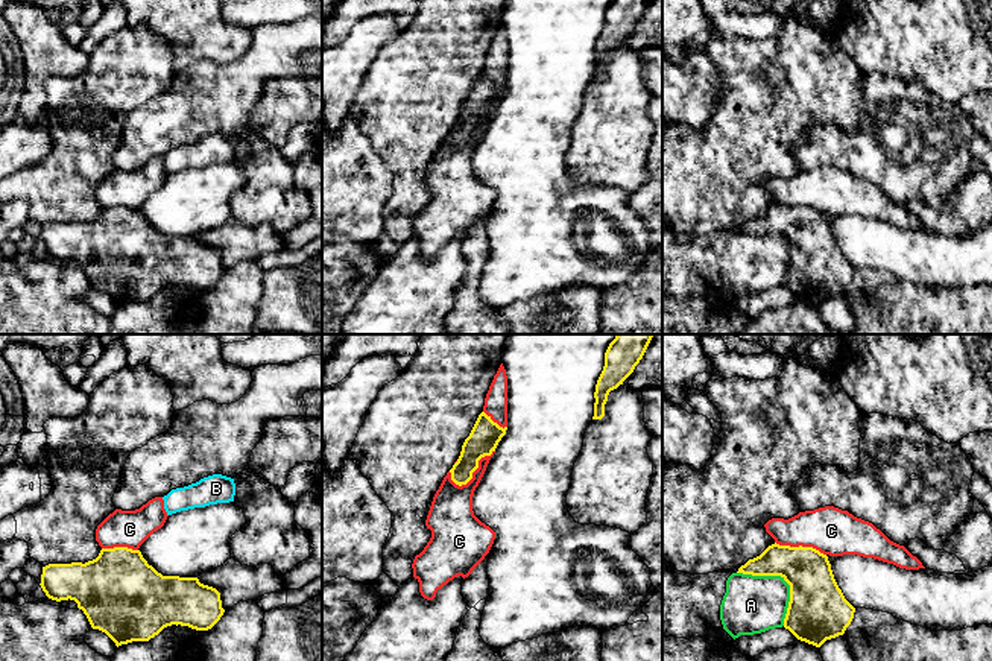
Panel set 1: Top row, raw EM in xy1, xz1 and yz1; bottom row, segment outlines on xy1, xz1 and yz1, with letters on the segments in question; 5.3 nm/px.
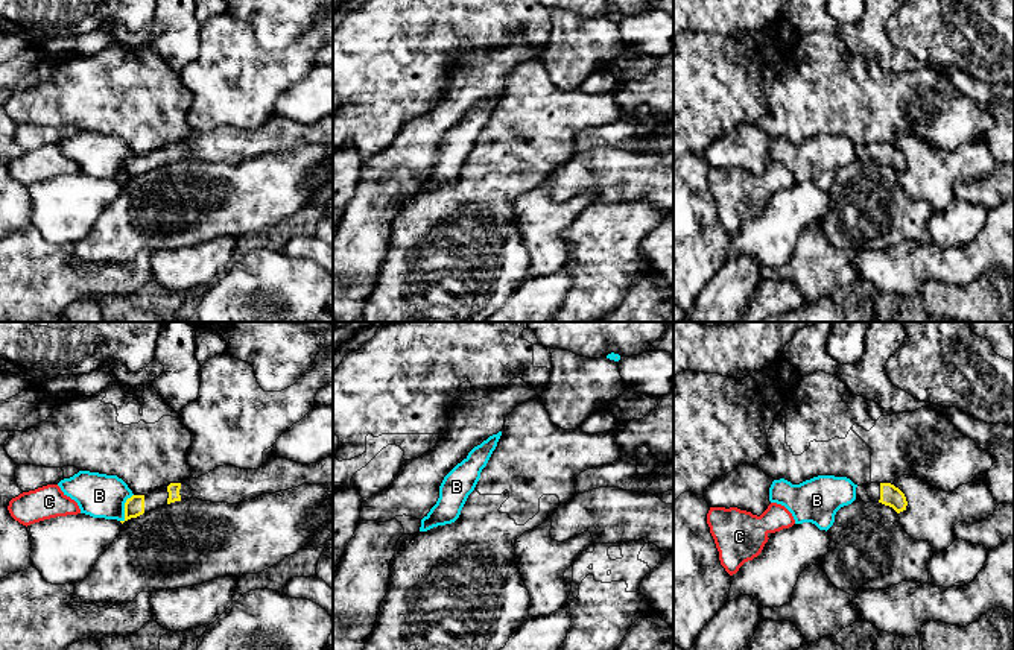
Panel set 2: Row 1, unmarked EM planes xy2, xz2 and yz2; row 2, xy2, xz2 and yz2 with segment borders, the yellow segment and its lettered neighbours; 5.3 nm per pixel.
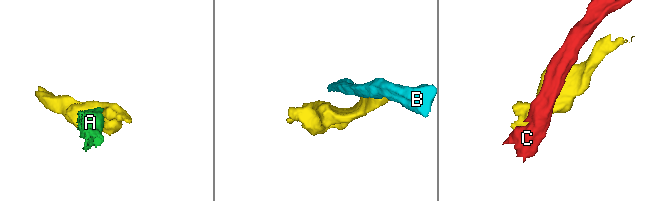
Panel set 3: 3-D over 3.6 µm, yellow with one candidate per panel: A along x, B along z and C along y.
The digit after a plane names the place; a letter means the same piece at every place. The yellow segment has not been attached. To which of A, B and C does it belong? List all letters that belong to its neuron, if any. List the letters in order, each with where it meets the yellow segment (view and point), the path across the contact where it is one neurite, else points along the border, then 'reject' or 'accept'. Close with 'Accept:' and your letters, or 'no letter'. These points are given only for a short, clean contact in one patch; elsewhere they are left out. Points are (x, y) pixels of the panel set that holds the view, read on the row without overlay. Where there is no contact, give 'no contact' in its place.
A: meets yellow in yz1 at (784, 239); reject
B: meets yellow in xy2 at (125, 167); reject
C: meets yellow in xz1 at (473, 131); reject
Accept: no letter

